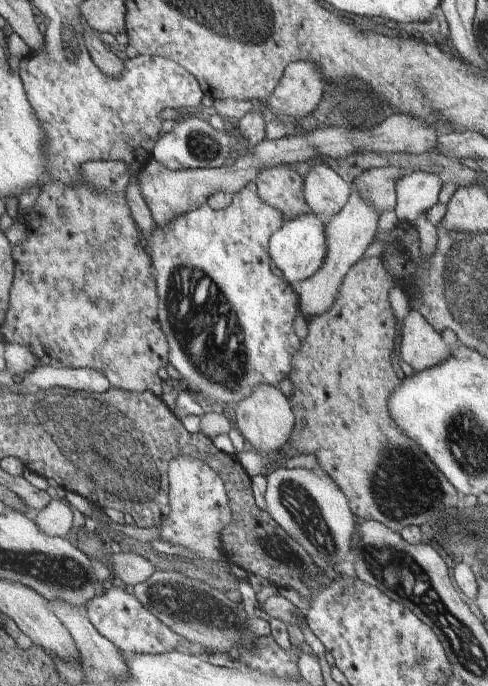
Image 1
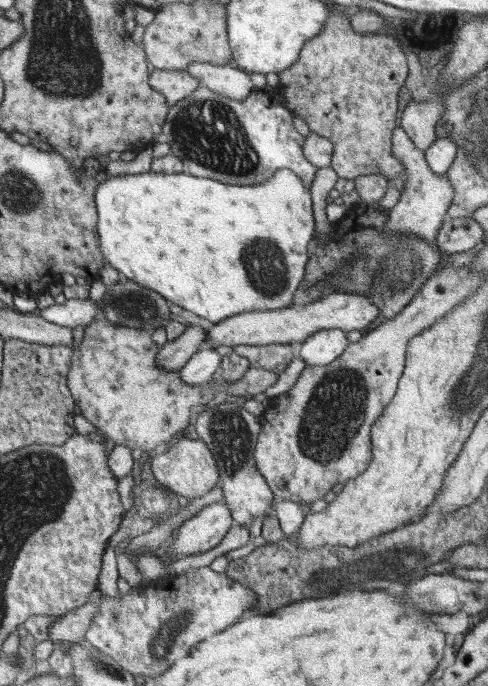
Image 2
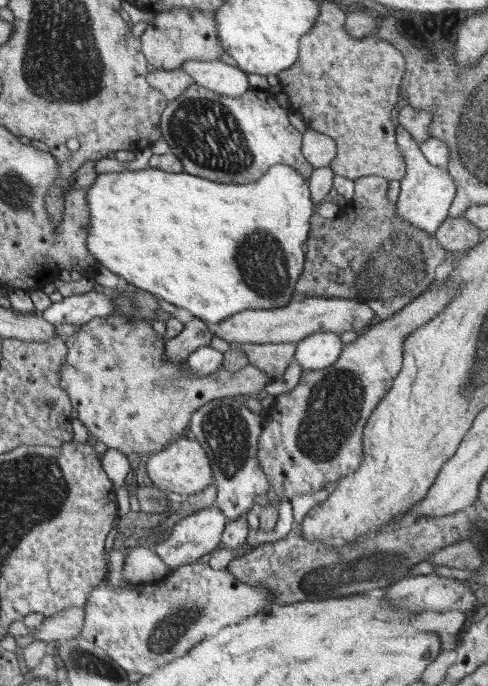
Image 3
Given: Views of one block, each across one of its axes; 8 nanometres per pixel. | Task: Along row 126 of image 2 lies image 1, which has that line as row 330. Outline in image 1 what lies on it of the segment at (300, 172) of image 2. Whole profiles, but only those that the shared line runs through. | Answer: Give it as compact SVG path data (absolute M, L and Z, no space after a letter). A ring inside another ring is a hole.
M250 183L234 195L230 207L216 211L206 202L200 208L187 212L165 227L158 227L155 224L152 238L146 239L151 248L152 260L156 269L156 284L160 297L160 322L169 344L170 363L182 374L182 378L188 382L189 388L198 392L202 398L206 399L206 402L218 402L223 406L230 404L234 407L245 397L250 396L252 391L255 391L255 388L260 385L272 385L280 390L280 382L289 378L293 372L295 354L303 346L300 344L300 338L294 332L294 318L298 316L298 294L292 290L292 286L286 282L286 279L280 278L279 273L272 272L271 254L268 254L268 240L271 240L271 236L279 231L280 227L282 227L282 213L264 202L258 195L258 186Z

